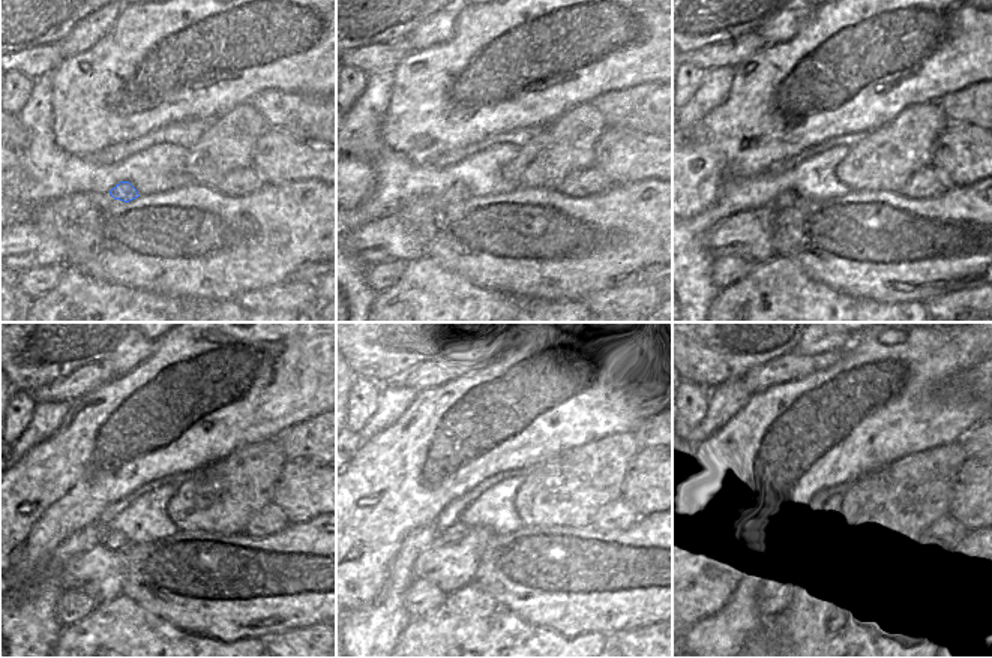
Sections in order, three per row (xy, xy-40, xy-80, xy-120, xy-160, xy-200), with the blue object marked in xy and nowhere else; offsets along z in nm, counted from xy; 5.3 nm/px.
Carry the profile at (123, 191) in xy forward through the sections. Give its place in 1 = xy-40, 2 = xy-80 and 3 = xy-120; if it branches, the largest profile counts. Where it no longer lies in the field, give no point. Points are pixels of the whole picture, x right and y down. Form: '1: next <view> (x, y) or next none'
1: next xy-40 (458, 192)
2: next xy-80 (787, 198)
3: next xy-120 (114, 538)

